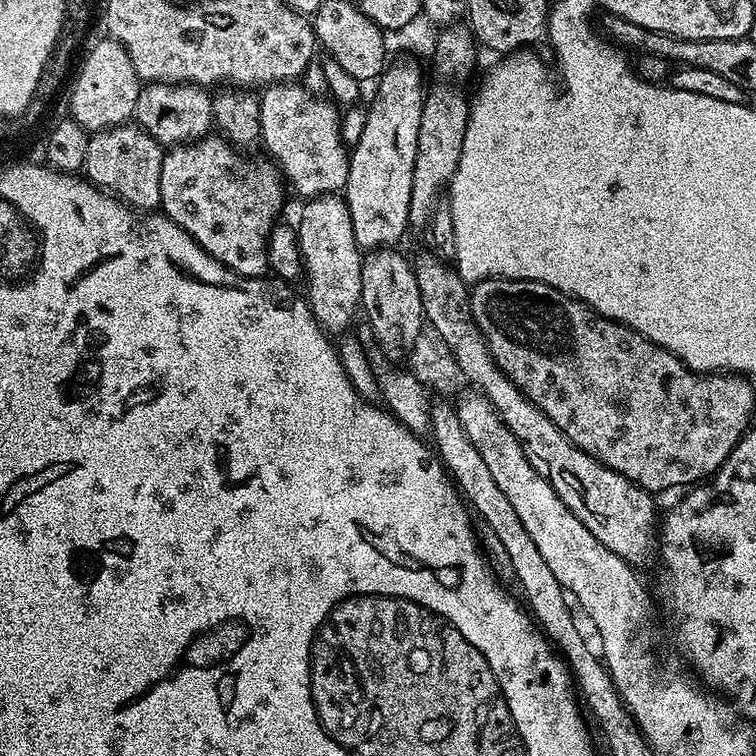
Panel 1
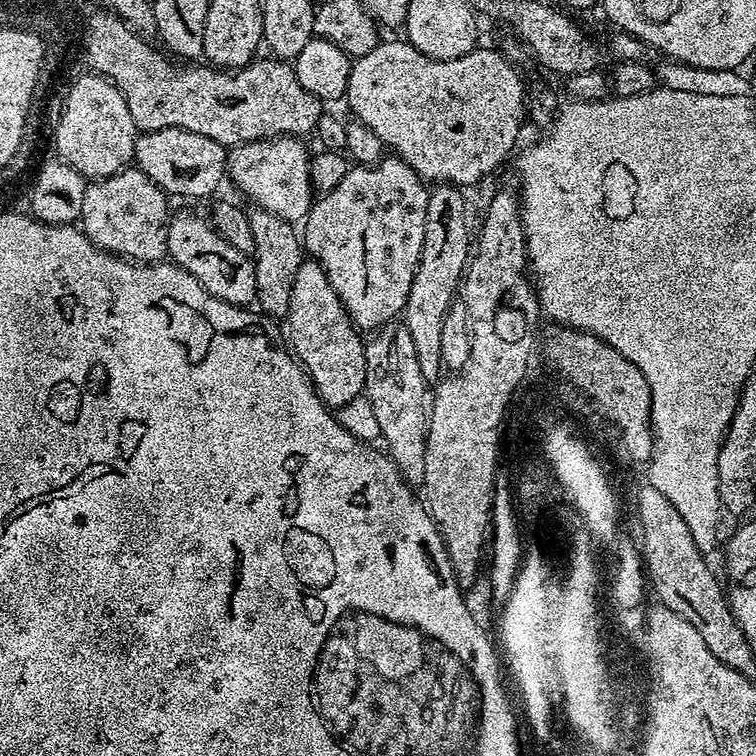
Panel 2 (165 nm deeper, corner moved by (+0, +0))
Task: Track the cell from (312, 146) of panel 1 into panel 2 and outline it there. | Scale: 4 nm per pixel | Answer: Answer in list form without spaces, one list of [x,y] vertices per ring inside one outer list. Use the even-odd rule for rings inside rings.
[[[277,136],[235,145],[227,151],[227,175],[255,205],[278,214],[283,220],[303,221],[314,203],[312,161],[304,142],[299,137]]]

